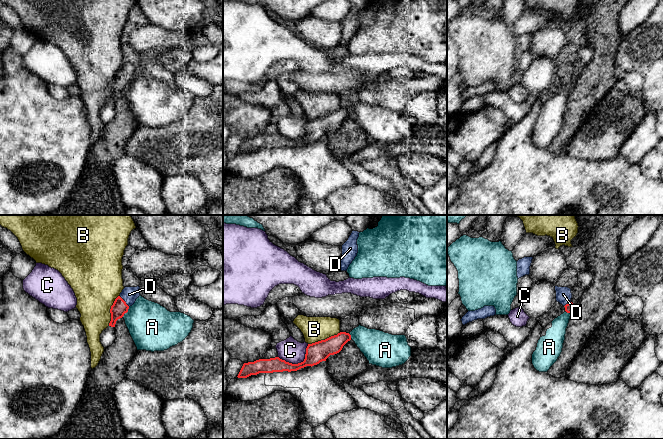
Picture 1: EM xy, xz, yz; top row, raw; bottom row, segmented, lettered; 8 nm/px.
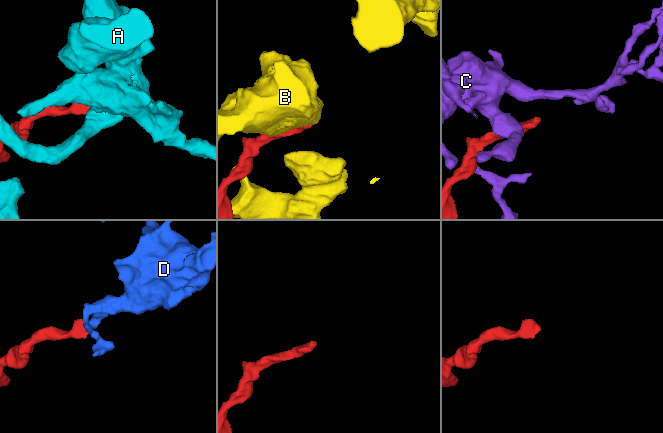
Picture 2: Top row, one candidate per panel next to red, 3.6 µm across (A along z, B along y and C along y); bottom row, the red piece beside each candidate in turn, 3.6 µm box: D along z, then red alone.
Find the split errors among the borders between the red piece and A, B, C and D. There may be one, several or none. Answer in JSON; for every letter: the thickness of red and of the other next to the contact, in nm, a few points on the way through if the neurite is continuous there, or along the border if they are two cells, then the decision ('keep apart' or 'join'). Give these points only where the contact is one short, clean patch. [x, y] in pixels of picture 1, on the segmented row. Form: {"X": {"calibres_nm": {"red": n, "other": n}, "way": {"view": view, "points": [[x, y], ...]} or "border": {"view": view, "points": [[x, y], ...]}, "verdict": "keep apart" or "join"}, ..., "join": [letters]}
{"A": {"calibres_nm": {"red": 120, "other": 380}, "border": {"view": "xy", "points": [[129, 307], [122, 316]]}, "verdict": "keep apart"}, "B": {"calibres_nm": {"red": 160, "other": 200}, "verdict": "keep apart"}, "C": {"calibres_nm": {"red": 160, "other": 190}, "verdict": "keep apart"}, "D": {"calibres_nm": {"red": 120, "other": 130}, "way": {"view": "xy", "points": [[119, 308], [124, 301], [129, 294]]}, "verdict": "join"}, "join": ["D"]}

